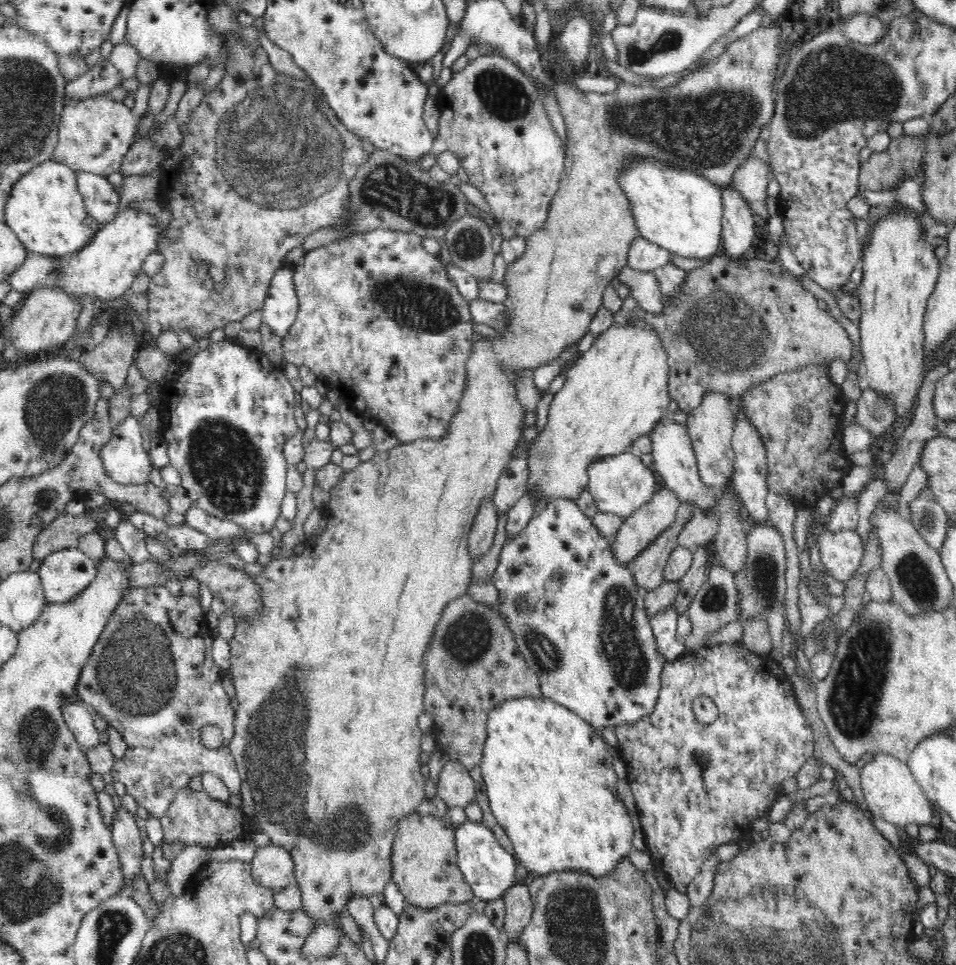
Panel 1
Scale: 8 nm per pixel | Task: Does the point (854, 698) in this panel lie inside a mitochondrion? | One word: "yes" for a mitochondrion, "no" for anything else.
yes

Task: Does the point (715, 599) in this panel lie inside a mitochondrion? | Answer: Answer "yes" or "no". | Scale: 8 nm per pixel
yes

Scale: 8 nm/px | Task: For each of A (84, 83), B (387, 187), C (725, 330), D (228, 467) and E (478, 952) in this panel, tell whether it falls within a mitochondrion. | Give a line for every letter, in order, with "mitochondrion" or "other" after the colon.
A: other
B: mitochondrion
C: mitochondrion
D: mitochondrion
E: mitochondrion

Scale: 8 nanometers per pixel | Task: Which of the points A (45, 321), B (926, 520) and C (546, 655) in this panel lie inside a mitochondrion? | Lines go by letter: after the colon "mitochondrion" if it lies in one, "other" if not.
A: other
B: mitochondrion
C: mitochondrion

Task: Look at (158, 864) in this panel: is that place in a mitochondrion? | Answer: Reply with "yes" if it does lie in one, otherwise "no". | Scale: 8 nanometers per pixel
no

